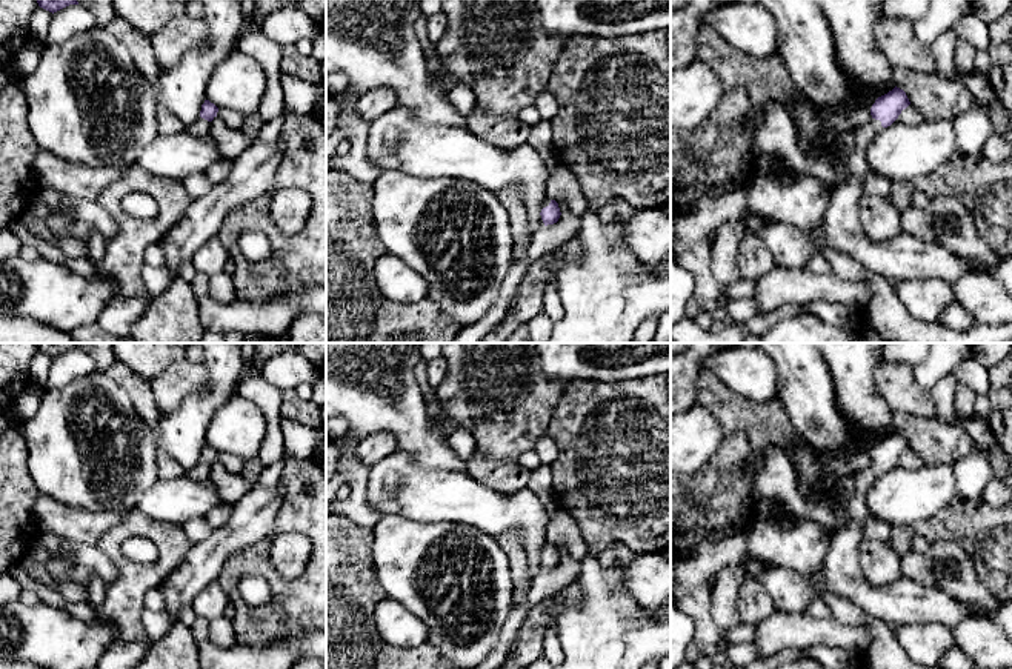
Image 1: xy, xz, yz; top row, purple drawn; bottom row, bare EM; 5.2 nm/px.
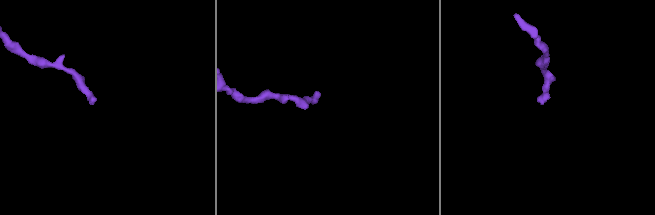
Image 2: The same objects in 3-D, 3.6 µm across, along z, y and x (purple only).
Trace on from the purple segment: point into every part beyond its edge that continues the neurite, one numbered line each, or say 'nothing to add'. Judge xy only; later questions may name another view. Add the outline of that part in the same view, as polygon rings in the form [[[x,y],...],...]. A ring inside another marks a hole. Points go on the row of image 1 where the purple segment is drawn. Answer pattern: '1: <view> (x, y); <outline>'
1: xy (200, 128); [[[198,118],[192,126],[186,128],[191,134],[197,135],[197,137],[205,137],[209,134],[211,129],[211,121],[205,120],[205,118]]]

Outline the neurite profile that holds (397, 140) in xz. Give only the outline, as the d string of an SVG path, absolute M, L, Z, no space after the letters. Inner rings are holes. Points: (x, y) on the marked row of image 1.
M397 105L371 123L368 158L381 171L394 169L421 178L471 180L492 194L517 186L523 192L532 234L544 226L540 212L548 189L548 165L528 141L514 151L501 151L468 128L423 125L412 109Z

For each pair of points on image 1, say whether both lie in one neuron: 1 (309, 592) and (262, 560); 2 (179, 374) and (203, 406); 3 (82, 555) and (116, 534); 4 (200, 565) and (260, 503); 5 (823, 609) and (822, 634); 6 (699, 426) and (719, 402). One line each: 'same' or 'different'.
1: same
2: different
3: different
4: same
5: different
6: different

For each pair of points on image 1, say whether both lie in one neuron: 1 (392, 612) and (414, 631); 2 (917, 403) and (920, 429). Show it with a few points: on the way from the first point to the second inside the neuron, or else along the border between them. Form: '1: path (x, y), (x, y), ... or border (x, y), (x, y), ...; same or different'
1: path (397, 617), (409, 629); same
2: border (892, 411), (935, 417); different

